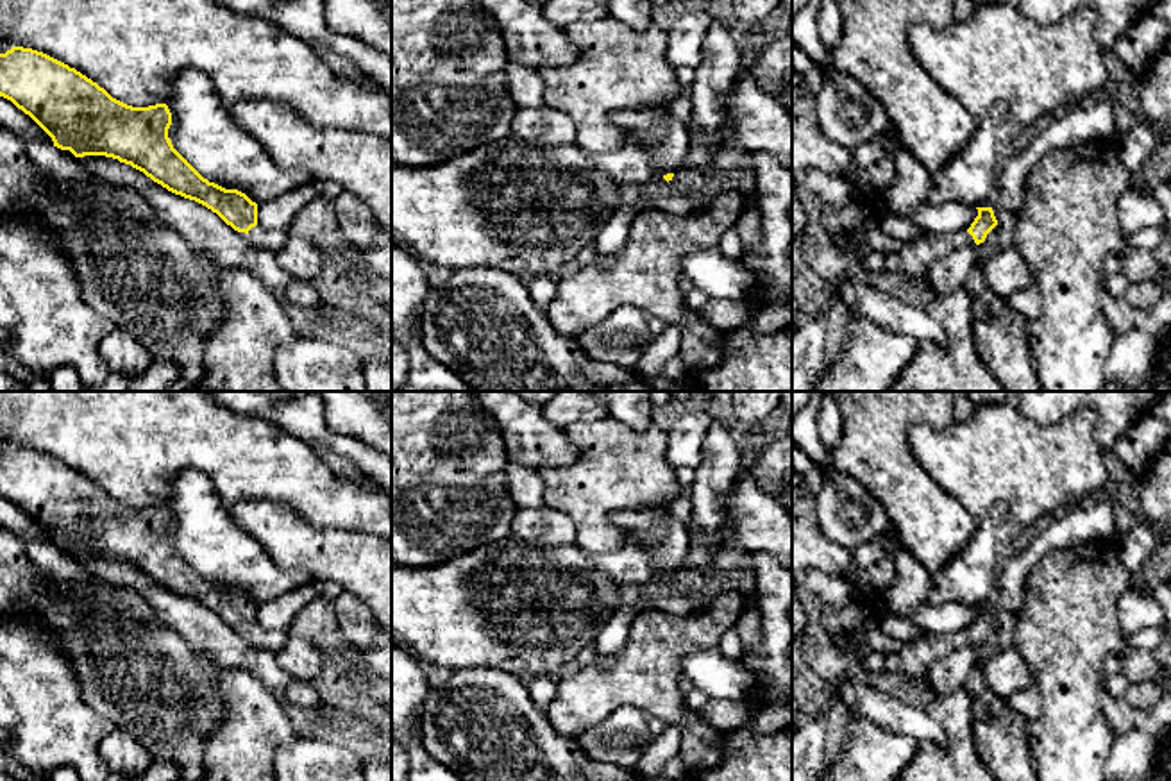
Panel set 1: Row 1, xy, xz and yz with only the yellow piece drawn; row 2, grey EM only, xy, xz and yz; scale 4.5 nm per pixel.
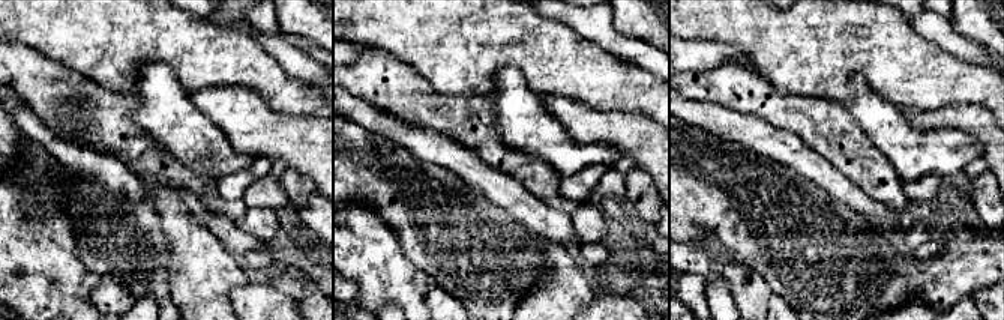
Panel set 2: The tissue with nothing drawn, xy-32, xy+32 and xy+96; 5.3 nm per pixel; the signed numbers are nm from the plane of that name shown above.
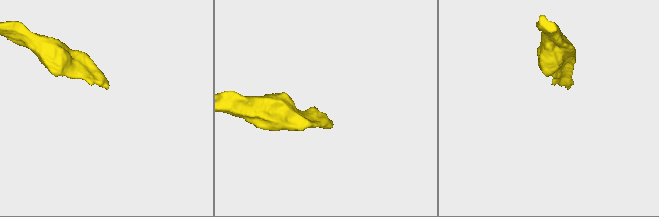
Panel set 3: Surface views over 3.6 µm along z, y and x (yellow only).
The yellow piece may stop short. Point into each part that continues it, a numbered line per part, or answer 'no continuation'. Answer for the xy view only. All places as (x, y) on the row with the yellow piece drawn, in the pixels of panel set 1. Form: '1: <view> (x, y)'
1: xy (274, 240)

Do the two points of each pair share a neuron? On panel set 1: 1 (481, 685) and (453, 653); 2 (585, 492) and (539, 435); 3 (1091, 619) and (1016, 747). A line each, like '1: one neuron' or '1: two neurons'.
1: two neurons
2: two neurons
3: two neurons

